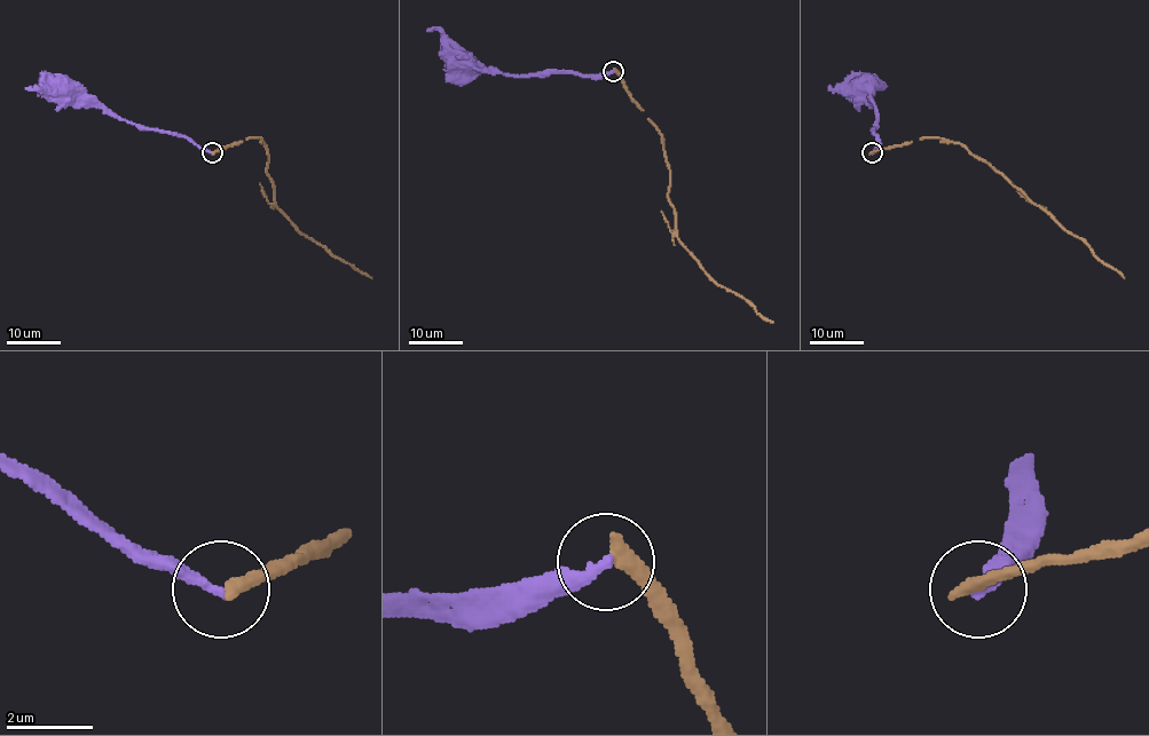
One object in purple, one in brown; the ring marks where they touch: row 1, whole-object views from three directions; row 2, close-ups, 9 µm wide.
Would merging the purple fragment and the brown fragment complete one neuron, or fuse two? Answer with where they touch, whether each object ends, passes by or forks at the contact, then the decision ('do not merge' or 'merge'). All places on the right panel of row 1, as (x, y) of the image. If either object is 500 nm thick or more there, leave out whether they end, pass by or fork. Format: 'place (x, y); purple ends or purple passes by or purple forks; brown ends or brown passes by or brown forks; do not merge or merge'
place (872, 152); purple ends; brown ends; do not merge

